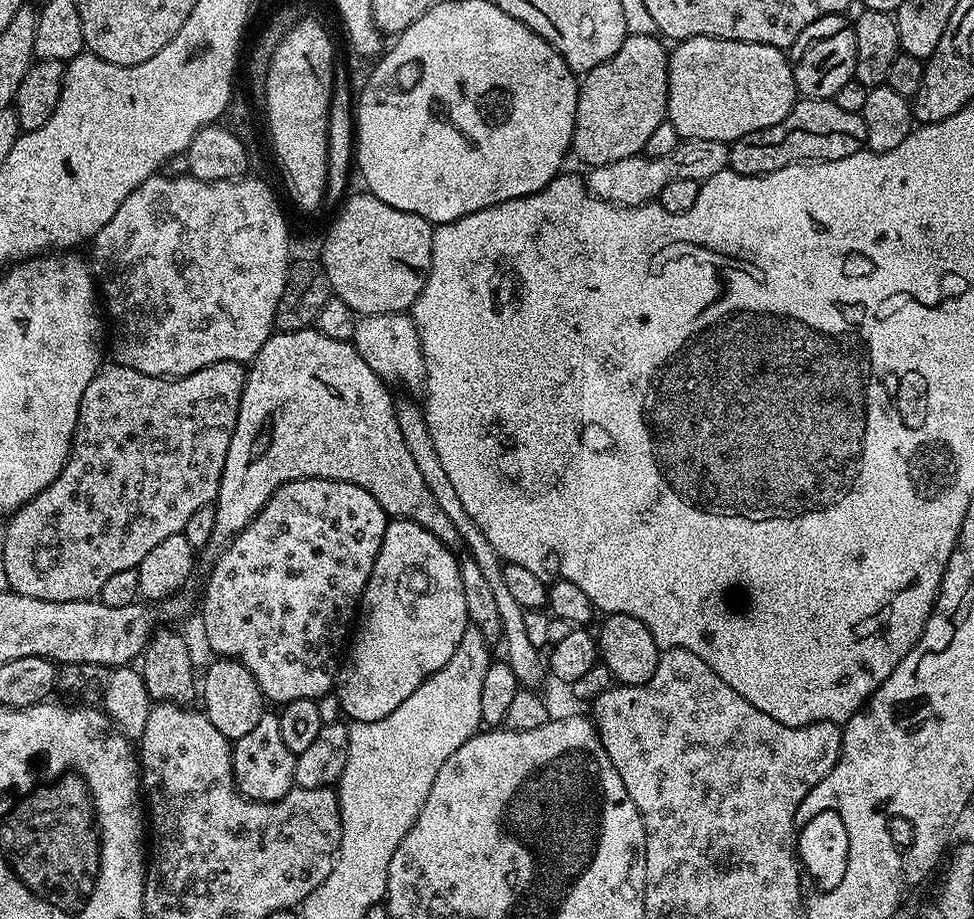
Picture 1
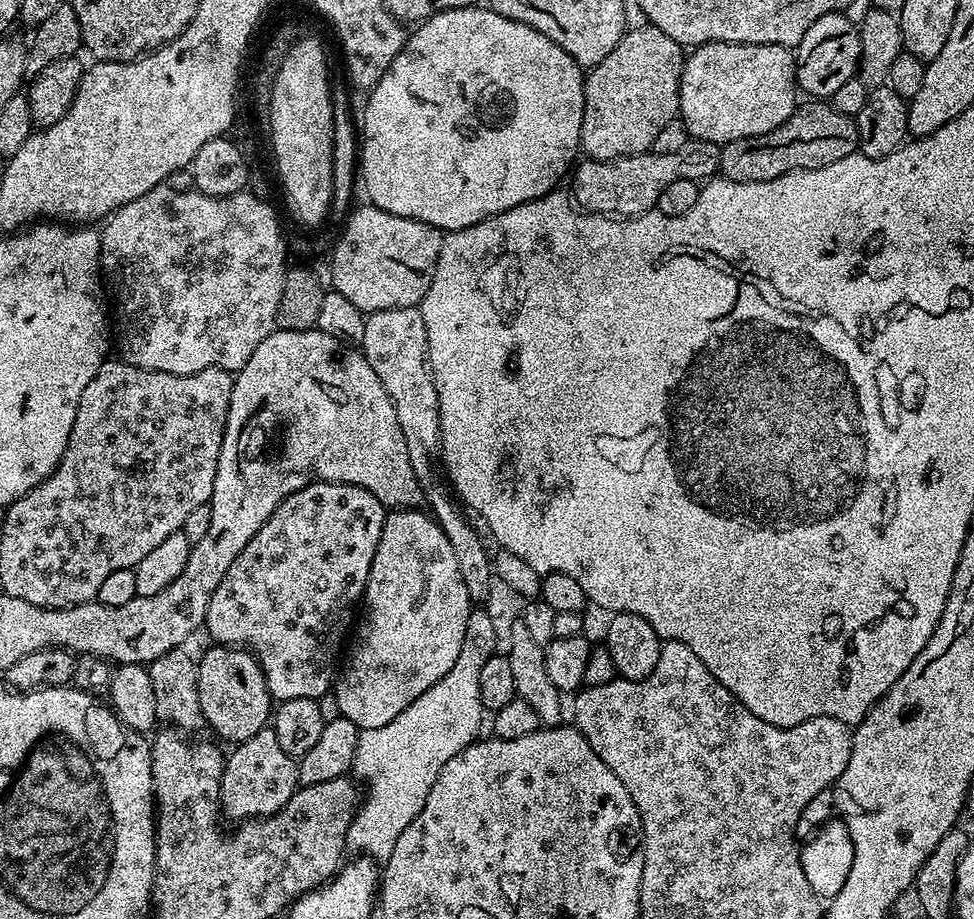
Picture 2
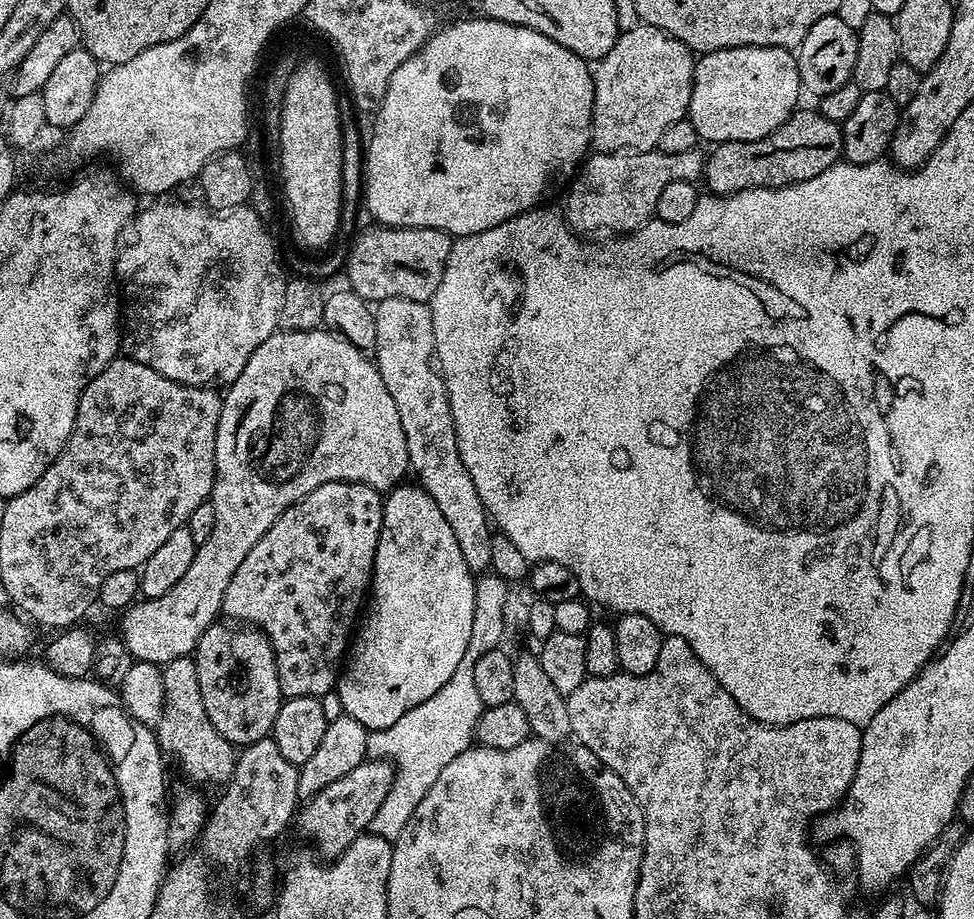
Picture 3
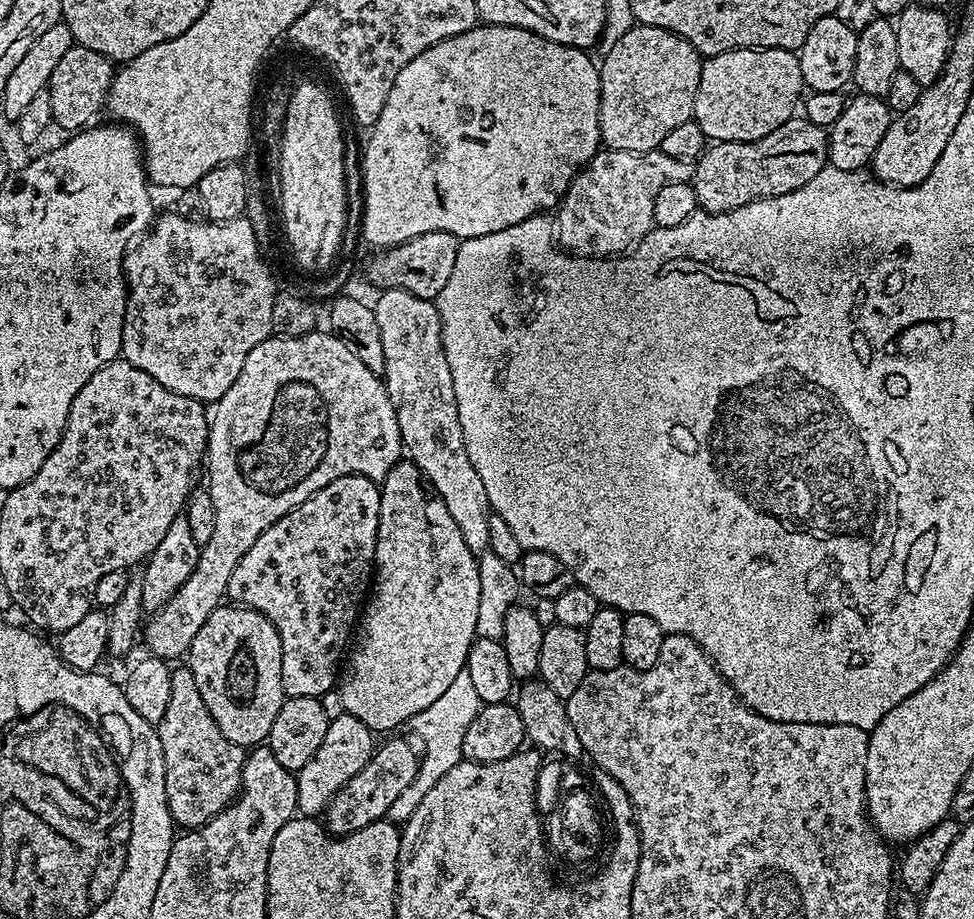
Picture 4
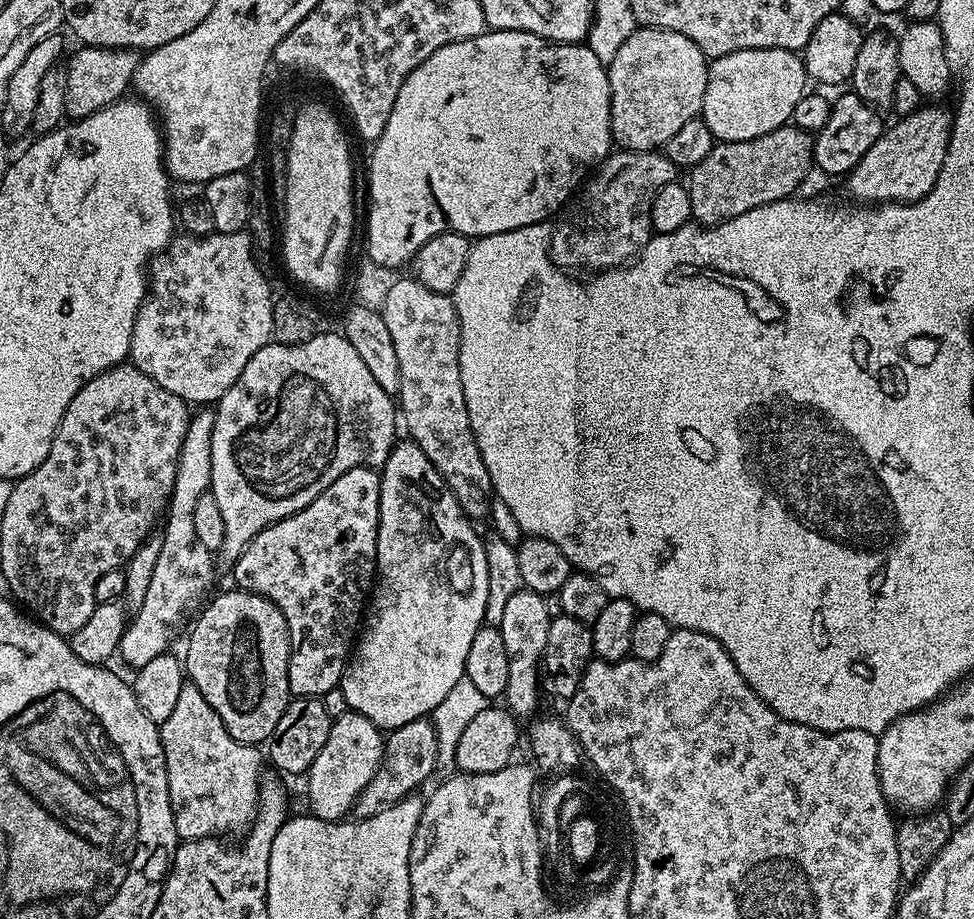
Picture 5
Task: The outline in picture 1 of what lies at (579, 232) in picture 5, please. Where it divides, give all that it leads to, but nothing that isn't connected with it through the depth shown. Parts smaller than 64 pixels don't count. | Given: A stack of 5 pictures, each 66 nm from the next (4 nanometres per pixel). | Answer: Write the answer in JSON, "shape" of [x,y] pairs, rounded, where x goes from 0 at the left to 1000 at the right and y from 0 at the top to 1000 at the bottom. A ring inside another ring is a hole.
{"shape":[[[699,152],[698,158],[681,172],[648,170],[634,176],[614,178],[603,184],[602,205],[624,222],[639,226],[654,226],[656,222],[670,221],[677,214],[680,202],[697,198],[699,194],[724,197],[747,183],[747,157],[742,152]]]}

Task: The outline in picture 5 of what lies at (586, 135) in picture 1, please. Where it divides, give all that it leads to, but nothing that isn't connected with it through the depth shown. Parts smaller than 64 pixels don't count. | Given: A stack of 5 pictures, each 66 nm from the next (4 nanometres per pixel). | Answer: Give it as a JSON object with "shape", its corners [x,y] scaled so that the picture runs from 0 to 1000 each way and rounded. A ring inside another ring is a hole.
{"shape":[[[654,29],[622,71],[626,89],[628,151],[647,165],[672,165],[704,133],[720,125],[725,107],[728,62],[704,37]]]}

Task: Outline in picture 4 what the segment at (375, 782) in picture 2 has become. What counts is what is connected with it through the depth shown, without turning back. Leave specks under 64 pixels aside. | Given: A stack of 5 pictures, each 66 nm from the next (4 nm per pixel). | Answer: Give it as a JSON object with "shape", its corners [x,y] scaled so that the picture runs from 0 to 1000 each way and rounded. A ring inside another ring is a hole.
{"shape":[[[477,729],[470,733],[470,738],[466,738],[466,742],[462,742],[458,755],[454,755],[454,760],[450,760],[450,764],[437,768],[437,773],[430,775],[421,785],[421,793],[423,792],[424,797],[422,800],[433,811],[431,837],[427,849],[421,851],[421,855],[417,855],[417,860],[413,860],[413,864],[409,864],[405,877],[400,877],[397,891],[403,894],[420,892],[425,886],[425,881],[429,881],[429,873],[433,873],[433,868],[437,868],[441,855],[446,855],[446,851],[450,851],[450,847],[454,847],[454,842],[458,842],[458,838],[462,838],[467,831],[472,830],[476,820],[474,805],[478,803],[478,794],[483,794],[483,786],[487,786],[493,769],[495,767],[491,755],[487,752],[487,745],[483,742],[483,733]]]}

